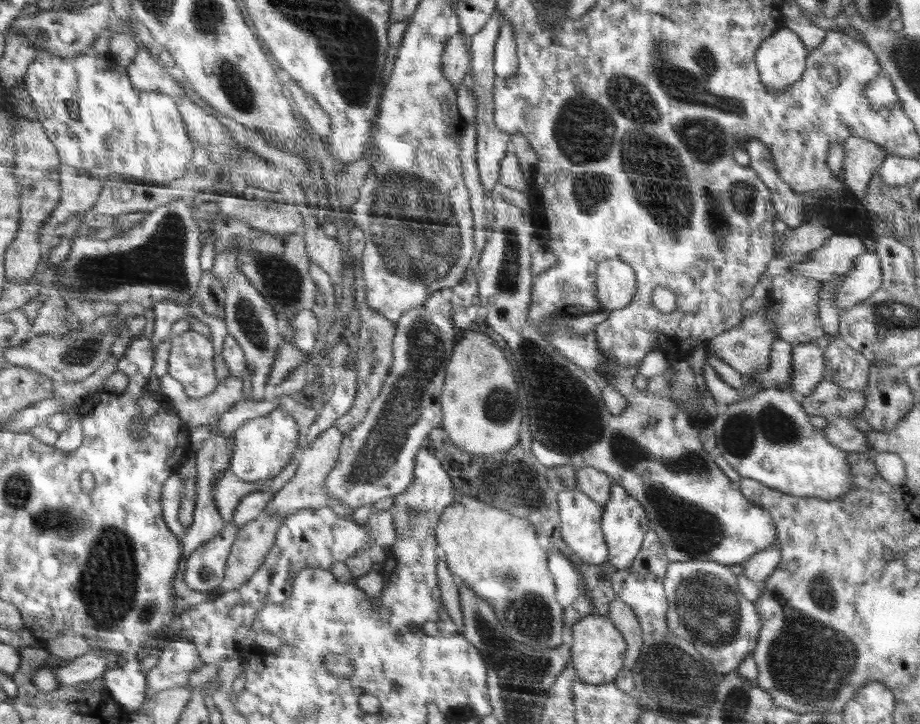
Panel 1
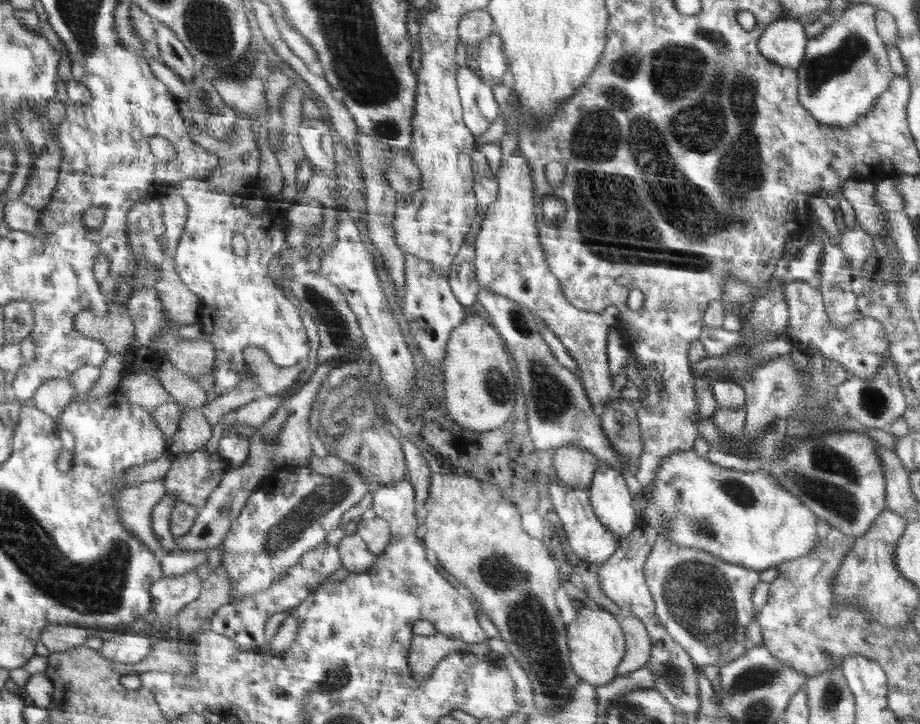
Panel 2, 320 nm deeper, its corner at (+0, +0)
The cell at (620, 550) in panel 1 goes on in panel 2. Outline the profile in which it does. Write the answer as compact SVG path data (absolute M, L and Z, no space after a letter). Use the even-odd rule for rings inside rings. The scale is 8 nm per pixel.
M605 465L594 473L587 496L598 520L618 538L626 538L635 527L638 514L632 507L628 479L618 470Z

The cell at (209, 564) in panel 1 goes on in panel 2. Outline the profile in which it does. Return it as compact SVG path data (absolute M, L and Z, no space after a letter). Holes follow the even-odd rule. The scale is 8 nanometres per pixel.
M196 569L180 576L166 577L152 586L152 624L170 624L177 614L189 603L198 598L201 591L200 577Z

